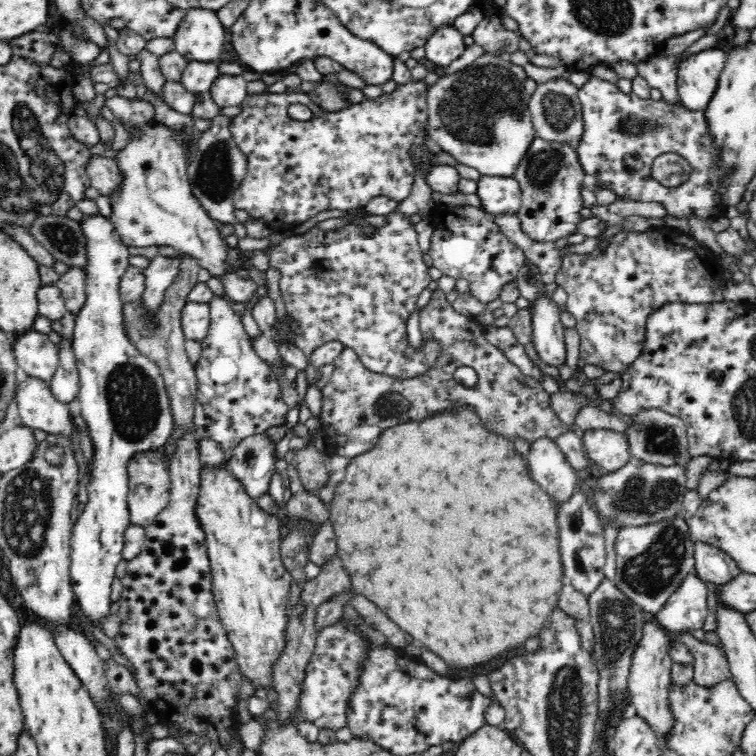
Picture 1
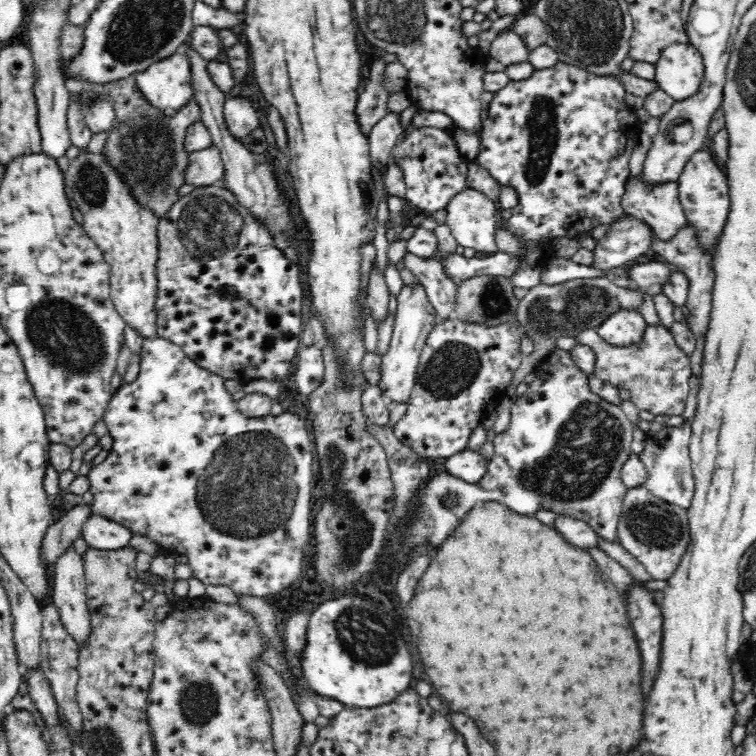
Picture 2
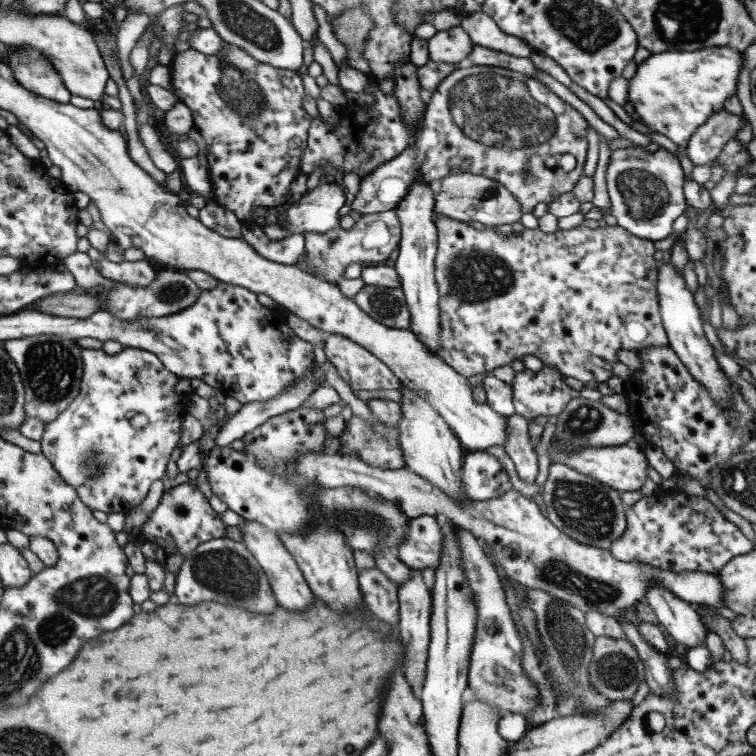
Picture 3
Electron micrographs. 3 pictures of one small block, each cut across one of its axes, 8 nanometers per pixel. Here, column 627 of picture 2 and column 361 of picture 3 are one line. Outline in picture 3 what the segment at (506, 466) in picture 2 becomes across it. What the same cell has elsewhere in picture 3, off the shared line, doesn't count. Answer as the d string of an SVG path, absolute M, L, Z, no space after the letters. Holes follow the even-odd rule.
M352 414L337 437L341 442L337 454L353 452L362 462L381 470L405 468L398 429L387 427L373 416L363 419Z

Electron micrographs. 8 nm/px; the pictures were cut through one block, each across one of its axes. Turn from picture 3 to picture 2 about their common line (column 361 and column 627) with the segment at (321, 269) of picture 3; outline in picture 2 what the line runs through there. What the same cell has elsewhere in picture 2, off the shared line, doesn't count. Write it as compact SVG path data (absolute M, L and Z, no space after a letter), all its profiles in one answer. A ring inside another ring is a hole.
M622 215L616 220L613 220L606 231L606 234L600 238L594 249L594 266L604 272L604 275L609 276L607 271L610 268L618 268L618 266L628 266L635 264L637 261L644 261L644 257L648 252L652 252L654 240L657 236L654 229L646 222L632 216Z

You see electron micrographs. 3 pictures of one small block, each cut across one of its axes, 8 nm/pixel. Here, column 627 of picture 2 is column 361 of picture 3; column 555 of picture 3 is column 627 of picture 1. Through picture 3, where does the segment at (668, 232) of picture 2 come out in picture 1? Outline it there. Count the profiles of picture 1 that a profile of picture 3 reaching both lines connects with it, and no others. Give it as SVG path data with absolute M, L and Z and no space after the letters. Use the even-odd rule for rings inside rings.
M596 74L579 88L584 136L576 149L586 175L602 183L617 197L662 203L668 215L716 218L725 211L719 194L722 171L714 167L717 150L711 146L702 111L690 112L664 101L642 101L634 92L626 96L616 84ZM630 154L627 166L622 158Z

